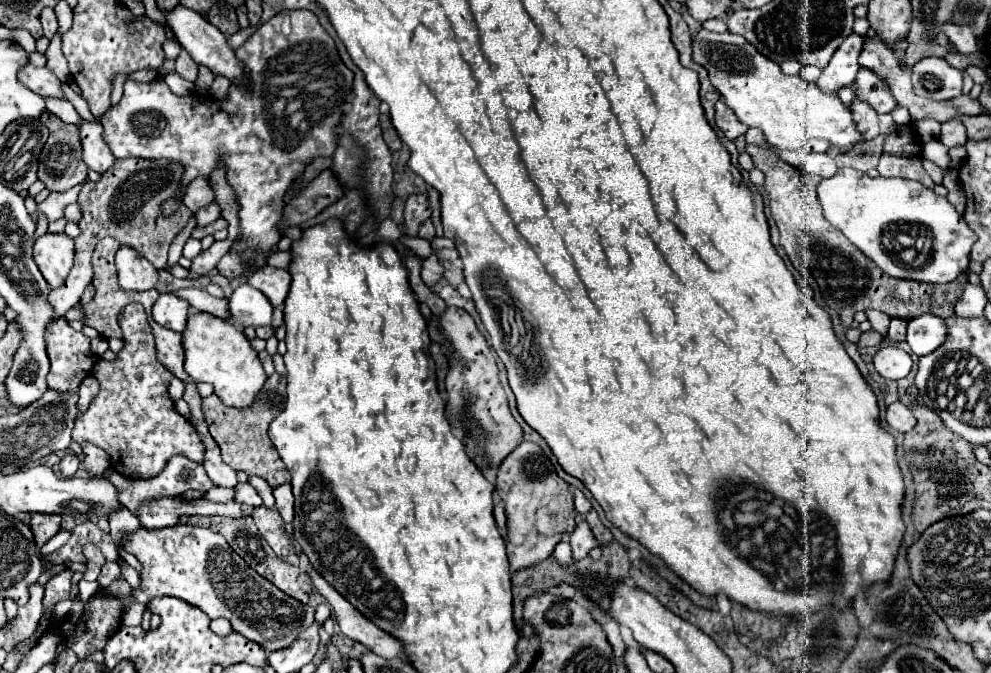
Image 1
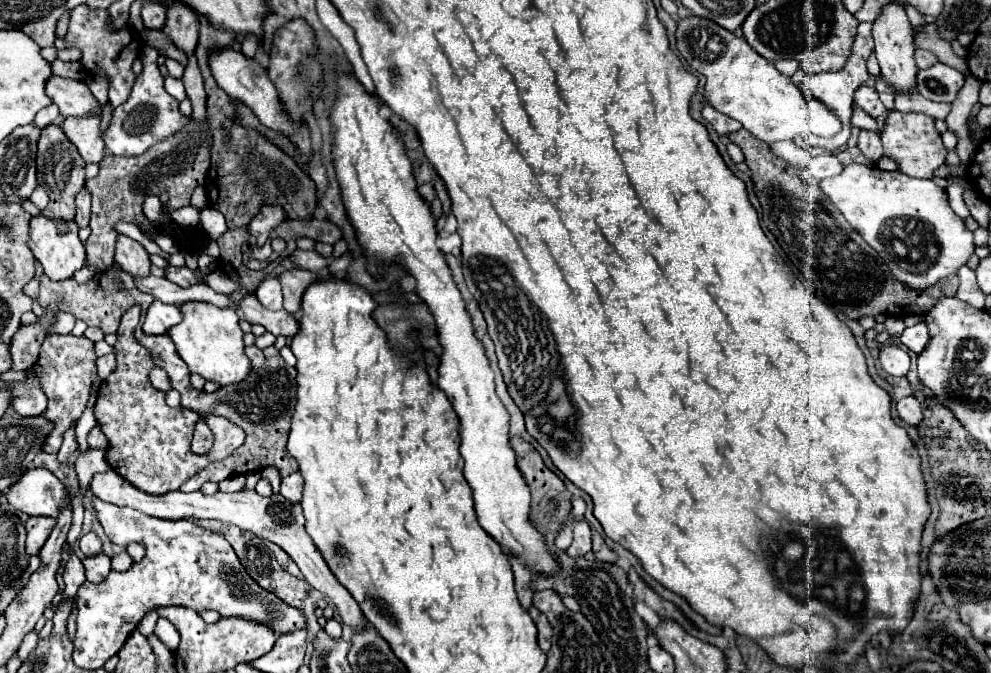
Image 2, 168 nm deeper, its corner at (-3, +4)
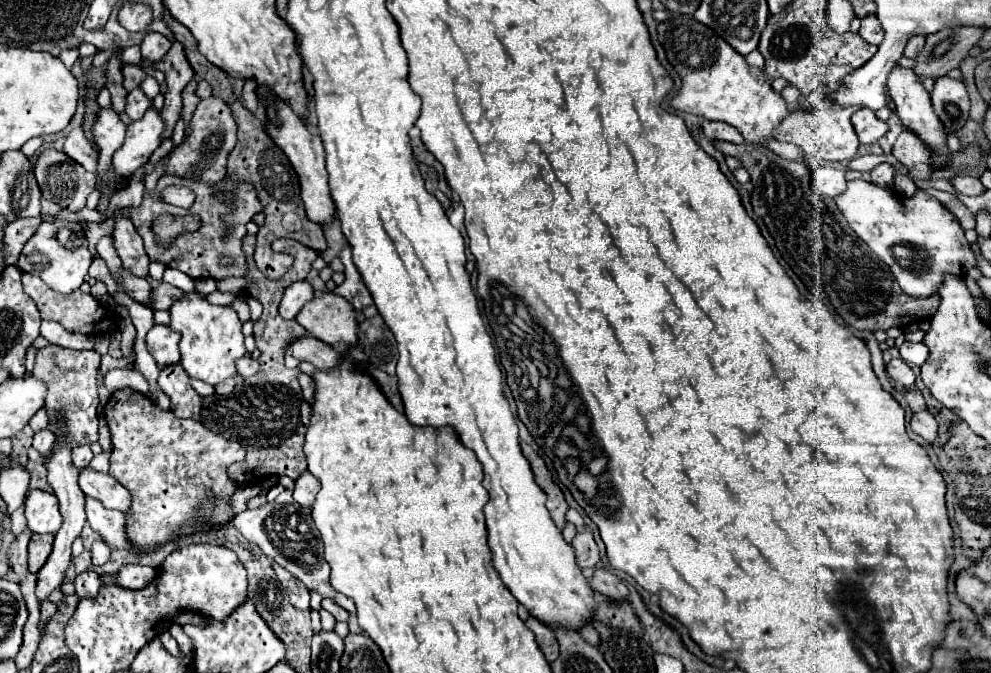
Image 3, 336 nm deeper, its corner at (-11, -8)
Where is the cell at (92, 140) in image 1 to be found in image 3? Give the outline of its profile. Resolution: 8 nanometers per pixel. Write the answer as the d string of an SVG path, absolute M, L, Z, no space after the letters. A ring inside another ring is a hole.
M75 128L69 132L67 140L65 140L65 146L63 146L63 152L75 160L77 164L81 164L87 172L95 172L97 168L97 160L99 160L99 154L97 150L89 144L89 140L85 138L83 130L81 128Z

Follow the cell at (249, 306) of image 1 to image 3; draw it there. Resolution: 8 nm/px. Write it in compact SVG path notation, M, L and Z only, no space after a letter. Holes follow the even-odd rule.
M299 280L295 284L291 284L285 294L283 294L283 300L281 300L281 306L279 306L279 314L287 320L295 318L299 314L299 310L303 308L303 304L307 304L311 298L313 298L313 286L307 282L307 280Z

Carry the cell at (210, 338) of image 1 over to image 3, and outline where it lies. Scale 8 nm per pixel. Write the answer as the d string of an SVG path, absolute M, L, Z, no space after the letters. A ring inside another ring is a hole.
M189 292L179 298L171 310L169 328L181 334L179 350L181 350L181 366L191 378L203 380L211 386L227 380L229 376L237 374L235 360L245 354L243 346L243 332L241 332L241 320L237 312L231 306L213 306L207 302L203 294Z

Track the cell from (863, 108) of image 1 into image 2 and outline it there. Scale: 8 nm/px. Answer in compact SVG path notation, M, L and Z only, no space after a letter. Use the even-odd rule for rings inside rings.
M861 130L859 132L859 142L857 142L859 150L871 158L873 162L877 162L883 156L883 148L881 148L881 134L879 132L871 132L871 130Z

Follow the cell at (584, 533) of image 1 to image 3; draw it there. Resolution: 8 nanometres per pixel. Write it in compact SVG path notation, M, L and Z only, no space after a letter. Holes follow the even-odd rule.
M577 532L571 544L575 548L579 568L589 568L589 566L599 564L599 548L597 548L591 532Z

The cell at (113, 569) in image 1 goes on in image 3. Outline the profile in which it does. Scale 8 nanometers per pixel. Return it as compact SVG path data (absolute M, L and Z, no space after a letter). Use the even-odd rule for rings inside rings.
M87 570L87 572L81 572L75 576L75 594L81 596L81 598L91 598L99 592L101 588L101 580L99 580L99 574L93 572L93 570Z

